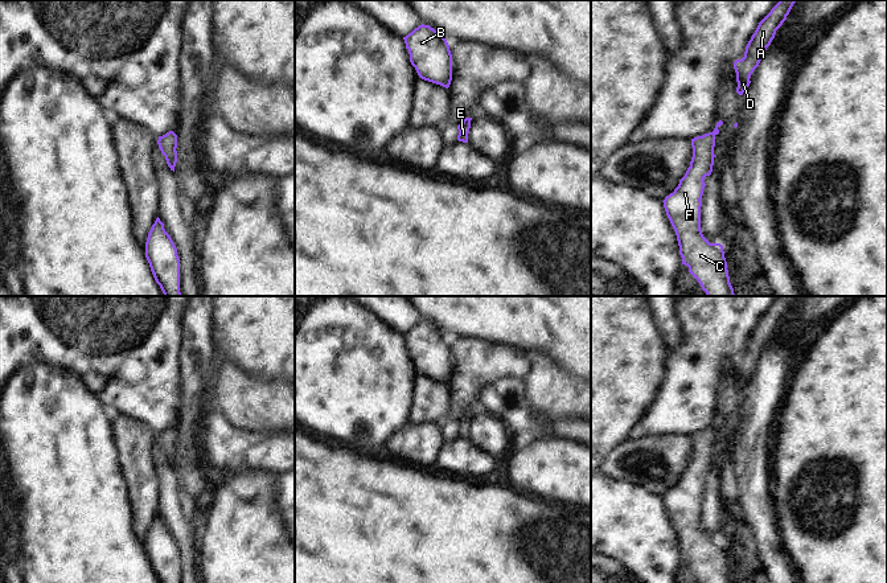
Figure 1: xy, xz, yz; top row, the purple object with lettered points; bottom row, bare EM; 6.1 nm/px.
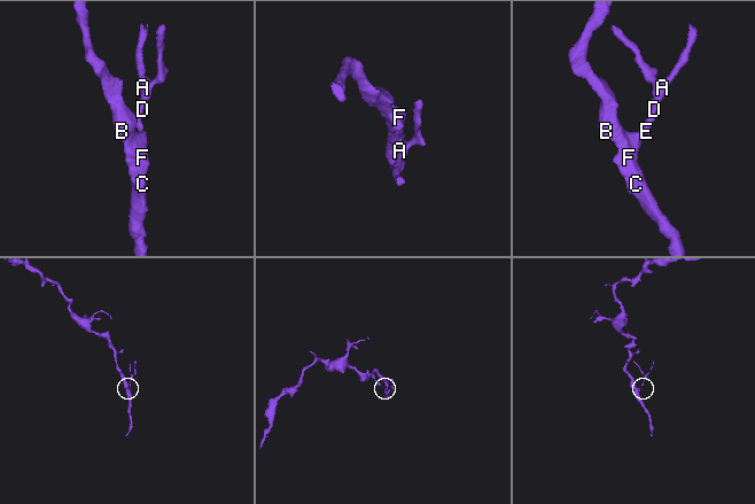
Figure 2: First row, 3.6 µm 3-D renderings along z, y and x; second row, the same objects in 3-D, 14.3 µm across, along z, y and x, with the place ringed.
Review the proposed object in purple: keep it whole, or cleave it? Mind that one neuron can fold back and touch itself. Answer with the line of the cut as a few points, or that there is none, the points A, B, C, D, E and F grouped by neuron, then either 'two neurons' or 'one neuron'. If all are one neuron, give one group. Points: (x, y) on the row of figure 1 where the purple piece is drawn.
cut none; groups A B C D E F; one neuron

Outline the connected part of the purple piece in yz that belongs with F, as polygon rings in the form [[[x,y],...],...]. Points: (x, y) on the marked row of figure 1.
[[[719,120],[713,132],[691,139],[690,167],[674,192],[662,201],[677,235],[682,264],[689,267],[707,296],[735,296],[723,246],[710,243],[701,230],[703,180],[713,172],[715,136],[722,124]]]

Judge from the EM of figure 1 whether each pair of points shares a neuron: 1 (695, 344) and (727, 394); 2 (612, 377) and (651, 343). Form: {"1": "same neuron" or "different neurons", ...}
{"1": "different neurons", "2": "same neuron"}

